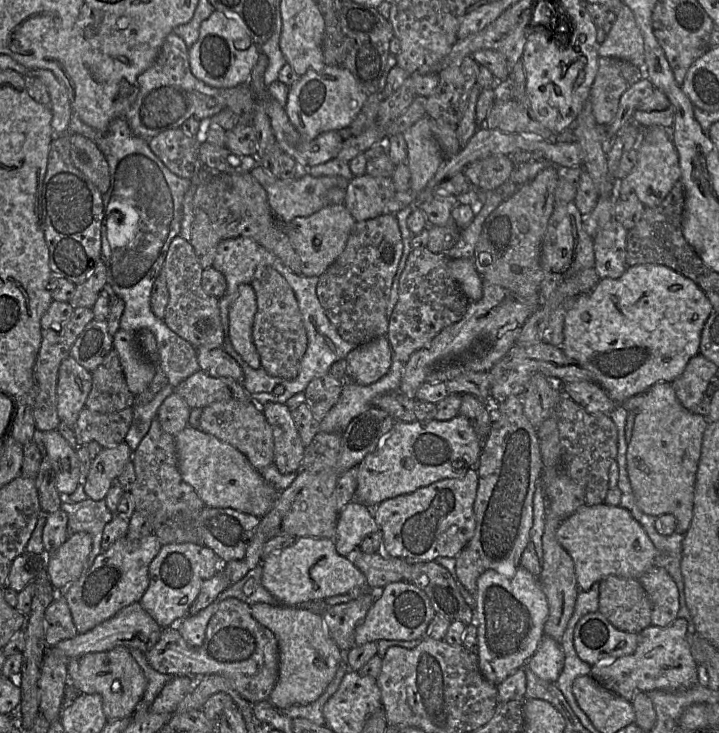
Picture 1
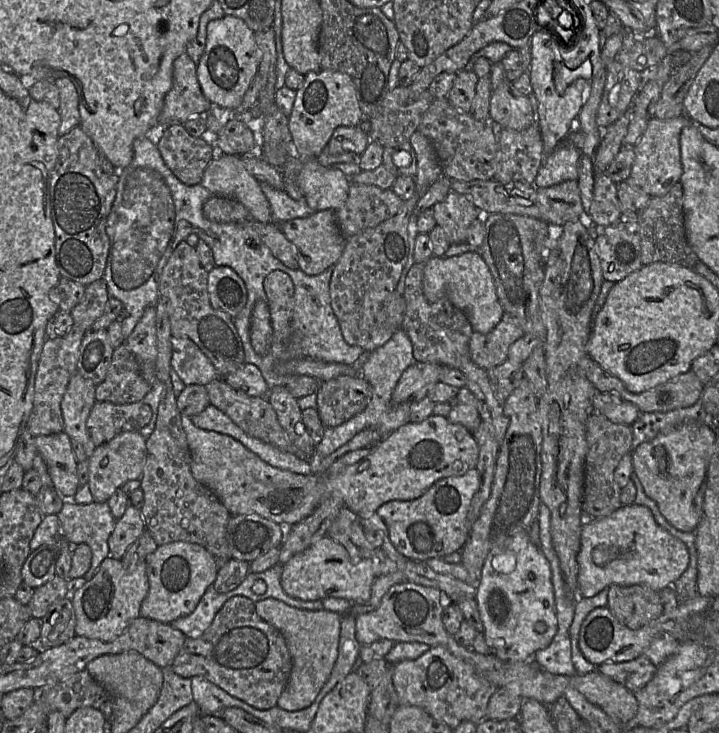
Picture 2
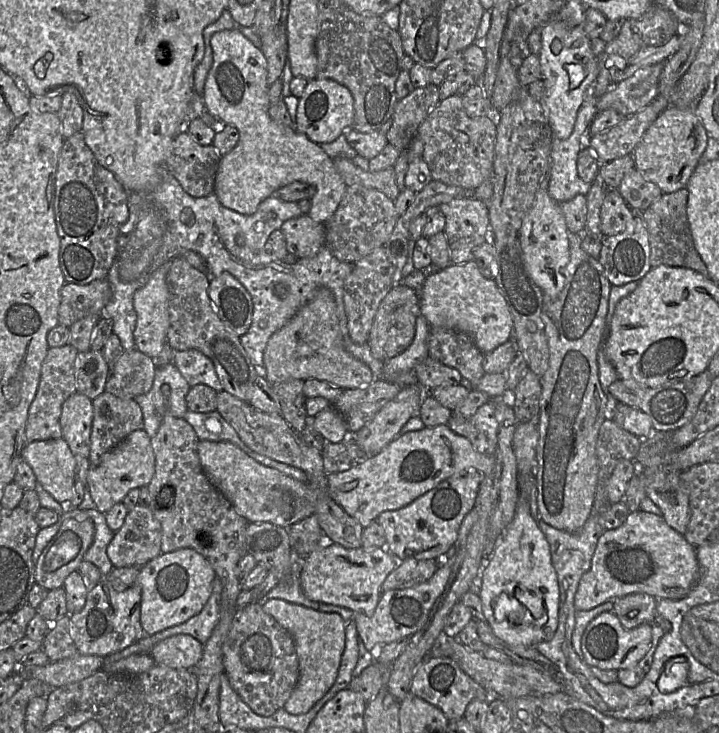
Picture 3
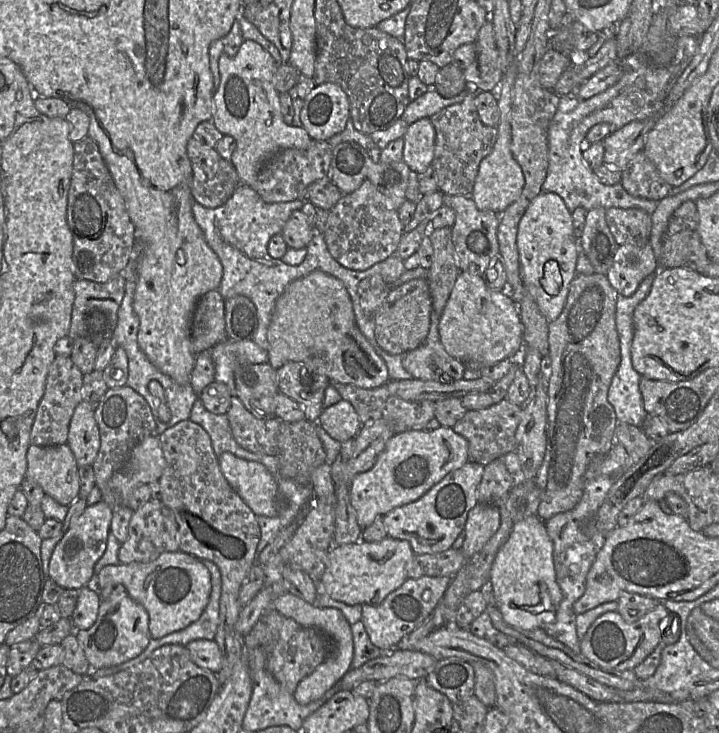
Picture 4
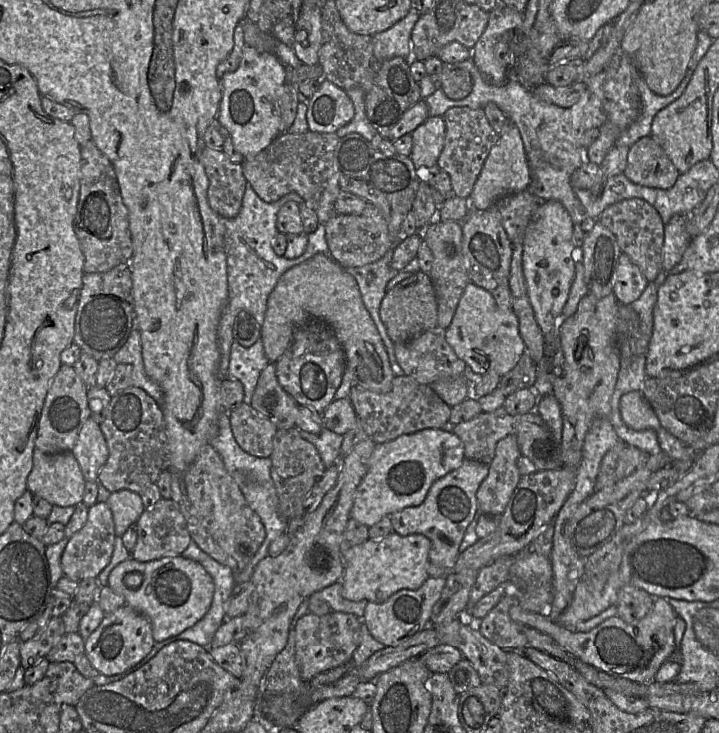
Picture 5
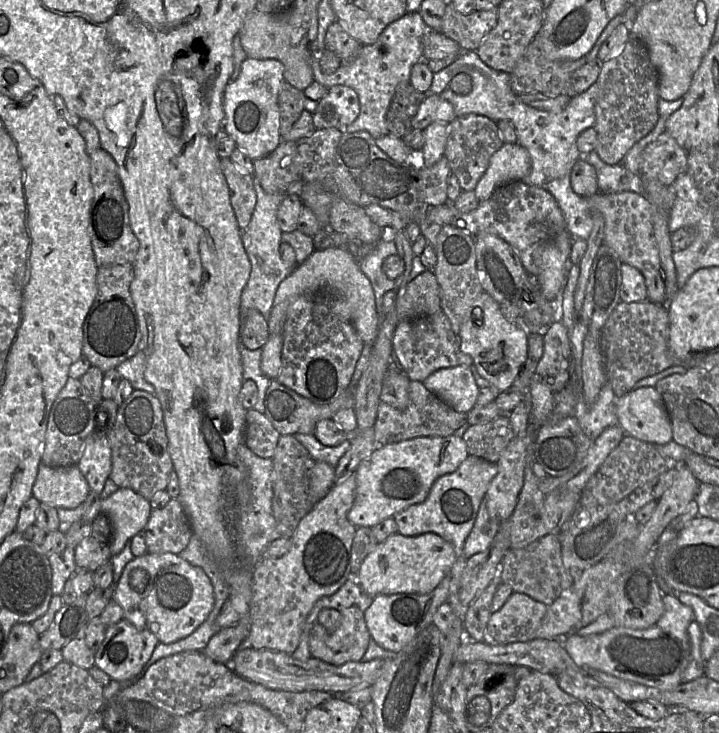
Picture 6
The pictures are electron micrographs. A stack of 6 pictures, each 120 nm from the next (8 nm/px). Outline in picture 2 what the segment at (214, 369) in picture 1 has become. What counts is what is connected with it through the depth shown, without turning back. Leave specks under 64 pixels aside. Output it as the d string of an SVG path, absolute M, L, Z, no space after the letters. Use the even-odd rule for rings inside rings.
M245 363L233 372L221 377L229 386L253 397L268 397L269 387L259 368Z

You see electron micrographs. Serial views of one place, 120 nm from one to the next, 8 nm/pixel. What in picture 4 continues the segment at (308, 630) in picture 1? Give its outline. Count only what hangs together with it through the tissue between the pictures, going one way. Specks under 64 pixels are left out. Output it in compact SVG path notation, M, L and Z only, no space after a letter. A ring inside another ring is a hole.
M289 592L275 597L272 601L272 606L285 617L294 619L304 627L313 627L321 630L329 637L332 643L331 651L325 660L318 665L311 674L300 681L293 693L295 700L299 704L307 705L320 699L326 691L330 690L350 669L352 669L354 645L351 625L339 609L319 607Z

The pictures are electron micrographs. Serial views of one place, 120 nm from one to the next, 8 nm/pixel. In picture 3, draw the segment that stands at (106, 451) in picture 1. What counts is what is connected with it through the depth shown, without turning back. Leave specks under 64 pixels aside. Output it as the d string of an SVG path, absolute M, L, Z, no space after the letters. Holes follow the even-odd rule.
M137 430L105 453L97 465L91 465L87 474L86 486L96 504L96 509L107 513L114 505L123 502L131 489L148 485L154 474L155 454L151 438L145 430Z

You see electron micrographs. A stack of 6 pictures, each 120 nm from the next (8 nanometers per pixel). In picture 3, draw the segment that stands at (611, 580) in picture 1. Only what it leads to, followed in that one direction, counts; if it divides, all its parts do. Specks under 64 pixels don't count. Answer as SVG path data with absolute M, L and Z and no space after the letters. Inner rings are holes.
M632 593L613 601L613 612L618 616L622 625L628 629L635 628L656 619L658 600L645 593Z

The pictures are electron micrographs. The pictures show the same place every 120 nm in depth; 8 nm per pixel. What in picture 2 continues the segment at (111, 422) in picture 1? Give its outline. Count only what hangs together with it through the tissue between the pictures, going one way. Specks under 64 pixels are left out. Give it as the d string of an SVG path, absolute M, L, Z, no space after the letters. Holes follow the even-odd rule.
M111 402L94 404L87 419L87 429L96 447L124 432L139 432L150 421L150 406L137 402L117 405Z

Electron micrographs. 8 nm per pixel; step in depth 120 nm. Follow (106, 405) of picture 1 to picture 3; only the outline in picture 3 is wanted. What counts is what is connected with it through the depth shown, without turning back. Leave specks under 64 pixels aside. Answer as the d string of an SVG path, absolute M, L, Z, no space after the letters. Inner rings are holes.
M136 348L124 350L115 362L105 385L105 392L121 399L135 399L148 393L154 382L155 364Z

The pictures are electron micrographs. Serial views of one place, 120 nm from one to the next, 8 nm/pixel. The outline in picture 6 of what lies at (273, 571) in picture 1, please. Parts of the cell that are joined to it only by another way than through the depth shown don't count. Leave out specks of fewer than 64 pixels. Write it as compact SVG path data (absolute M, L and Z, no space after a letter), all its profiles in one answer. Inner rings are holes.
M398 532L378 543L364 559L355 578L362 590L372 597L396 593L425 594L444 579L456 560L451 543L434 533L403 536Z

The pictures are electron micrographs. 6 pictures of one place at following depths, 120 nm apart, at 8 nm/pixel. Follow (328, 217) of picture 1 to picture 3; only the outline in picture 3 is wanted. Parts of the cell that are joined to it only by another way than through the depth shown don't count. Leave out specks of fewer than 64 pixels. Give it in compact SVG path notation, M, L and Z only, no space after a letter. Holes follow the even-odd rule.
M309 215L285 221L280 230L288 252L298 259L314 257L325 245L325 225L315 222Z

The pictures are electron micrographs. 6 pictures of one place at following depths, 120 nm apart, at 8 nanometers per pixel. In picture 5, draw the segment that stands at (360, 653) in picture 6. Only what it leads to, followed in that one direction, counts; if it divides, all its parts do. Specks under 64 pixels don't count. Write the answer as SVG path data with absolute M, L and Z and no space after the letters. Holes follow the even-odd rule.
M338 611L322 616L308 612L302 616L295 626L295 660L300 677L310 681L321 672L352 662L352 656L360 643L362 623L363 618Z

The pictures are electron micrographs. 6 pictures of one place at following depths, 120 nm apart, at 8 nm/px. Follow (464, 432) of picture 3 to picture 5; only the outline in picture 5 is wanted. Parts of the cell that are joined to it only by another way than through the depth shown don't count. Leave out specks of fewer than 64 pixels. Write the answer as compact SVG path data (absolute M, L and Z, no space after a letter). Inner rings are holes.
M499 407L493 412L482 412L471 420L459 423L453 432L464 444L466 459L476 460L490 465L497 443L508 435L515 435L523 456L528 457L538 470L557 470L563 467L561 445L557 442L541 416L533 411L520 415L510 415L506 409Z

